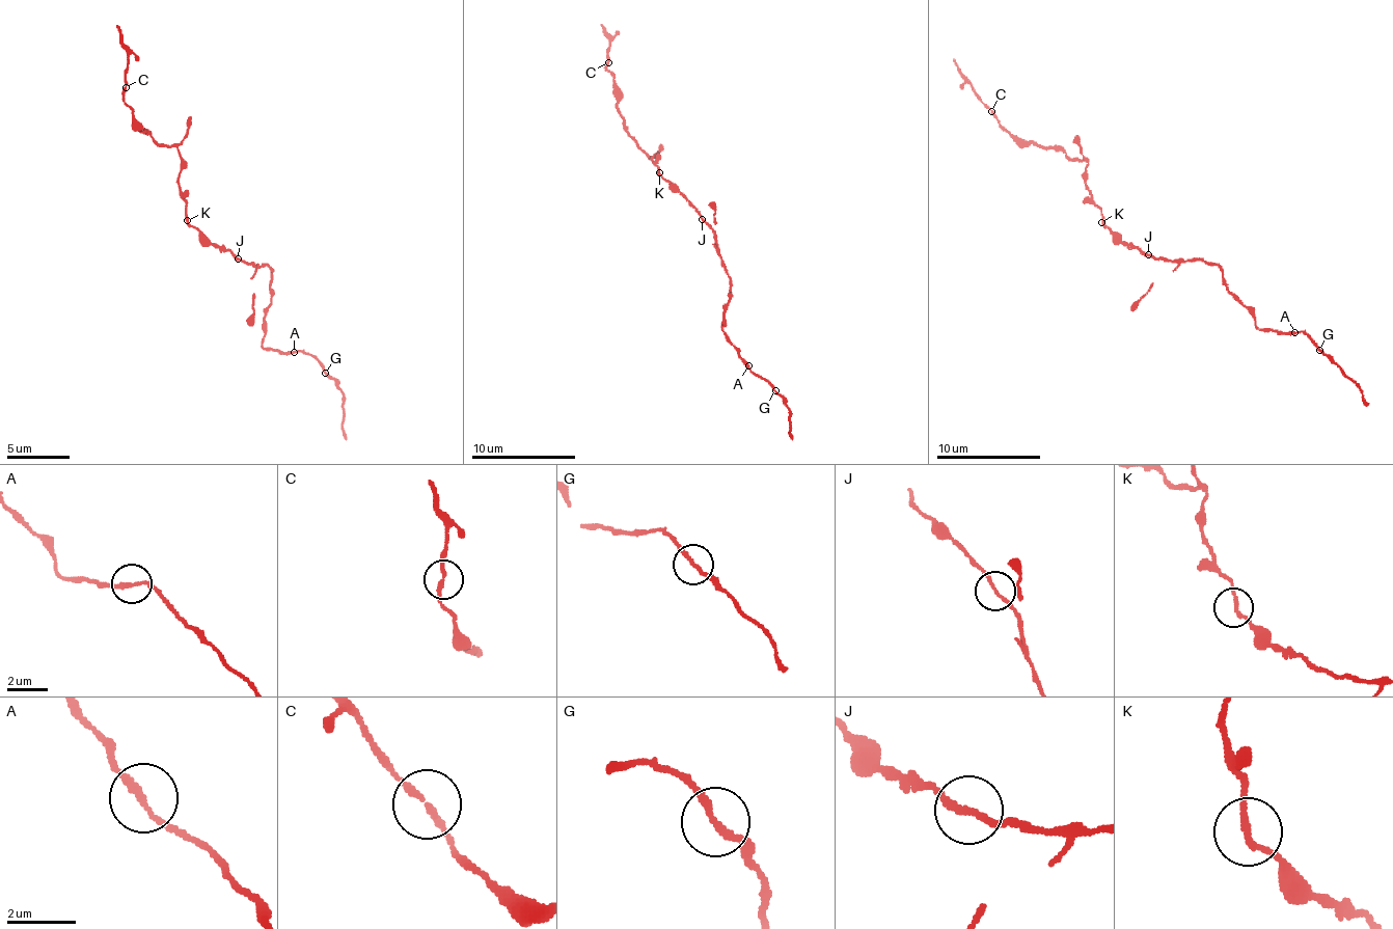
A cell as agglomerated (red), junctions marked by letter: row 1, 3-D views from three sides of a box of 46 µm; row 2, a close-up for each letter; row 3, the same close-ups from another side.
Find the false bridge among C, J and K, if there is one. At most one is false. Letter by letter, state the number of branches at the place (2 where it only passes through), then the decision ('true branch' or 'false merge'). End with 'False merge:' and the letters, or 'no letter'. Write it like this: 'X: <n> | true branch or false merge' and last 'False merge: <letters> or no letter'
C: 2 | true branch
J: 2 | true branch
K: 2 | true branch
False merge: no letter

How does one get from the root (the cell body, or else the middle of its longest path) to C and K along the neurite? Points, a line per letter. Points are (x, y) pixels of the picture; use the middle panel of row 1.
C: (702, 215), (659, 175), (652, 162), (654, 157), (626, 131), (618, 107), (618, 86), (607, 63)
K: (702, 215), (659, 172)

